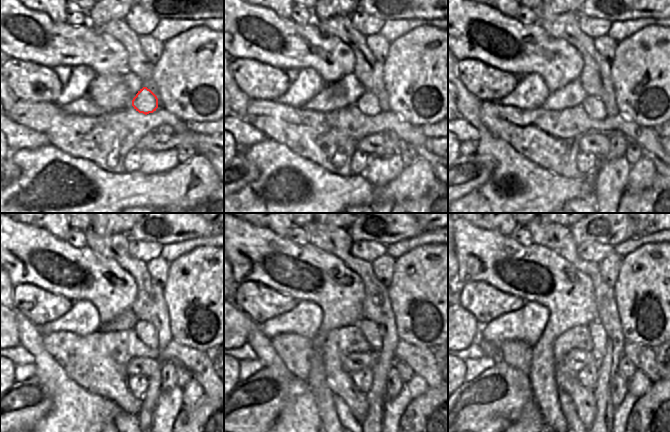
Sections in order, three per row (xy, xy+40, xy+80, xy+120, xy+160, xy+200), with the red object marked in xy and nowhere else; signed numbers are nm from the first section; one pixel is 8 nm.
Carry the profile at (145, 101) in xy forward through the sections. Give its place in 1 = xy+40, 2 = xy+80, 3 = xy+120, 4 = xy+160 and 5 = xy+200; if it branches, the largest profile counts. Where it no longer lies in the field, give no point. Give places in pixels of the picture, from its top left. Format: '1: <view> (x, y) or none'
1: xy+40 (368, 104)
2: xy+80 (595, 109)
3: xy+120 (145, 331)
4: xy+160 (369, 329)
5: xy+200 (597, 333)

